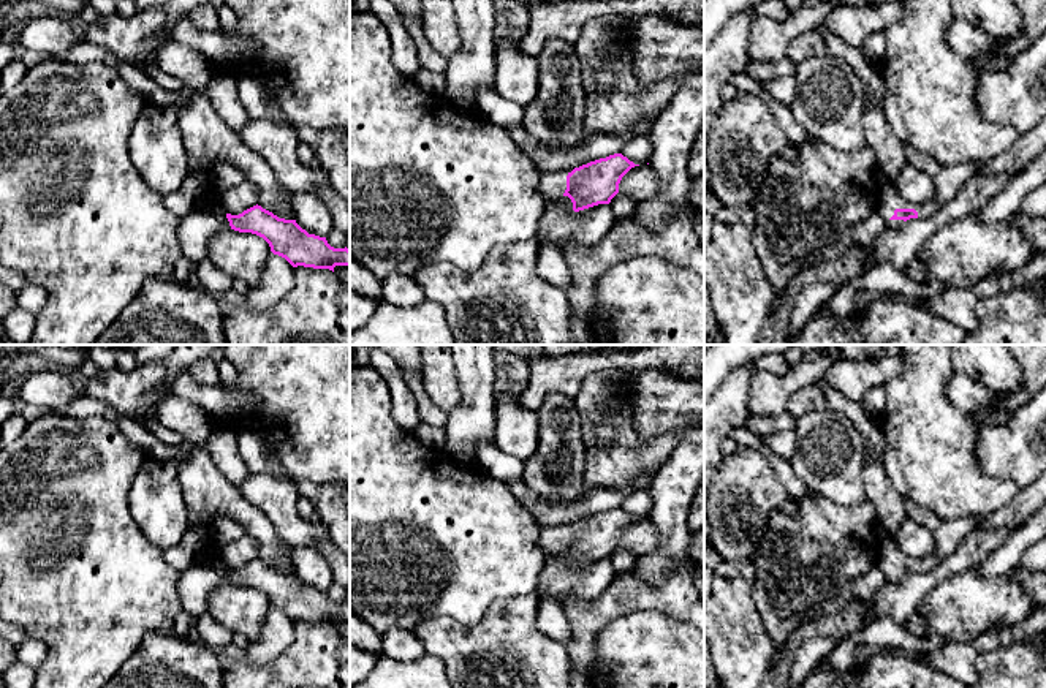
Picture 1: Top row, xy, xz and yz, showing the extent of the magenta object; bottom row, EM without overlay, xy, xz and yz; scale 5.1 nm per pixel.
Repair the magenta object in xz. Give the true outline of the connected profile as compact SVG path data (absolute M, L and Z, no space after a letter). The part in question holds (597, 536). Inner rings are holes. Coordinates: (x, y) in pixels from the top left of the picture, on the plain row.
M614 508L582 519L554 527L541 527L538 546L546 555L568 550L573 565L579 566L598 558L609 558L619 547L622 531L635 520L622 508Z

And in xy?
M212 547L206 558L195 558L193 565L223 569L231 584L263 592L274 609L285 612L293 622L329 623L350 620L350 604L334 603L326 592L309 588L296 574L279 573L261 560L253 560L239 569L231 569L222 557L220 547Z

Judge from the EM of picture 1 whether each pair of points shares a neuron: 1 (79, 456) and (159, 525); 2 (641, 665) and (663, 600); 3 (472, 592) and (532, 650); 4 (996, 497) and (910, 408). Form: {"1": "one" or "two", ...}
{"1": "two", "2": "two", "3": "two", "4": "one"}

